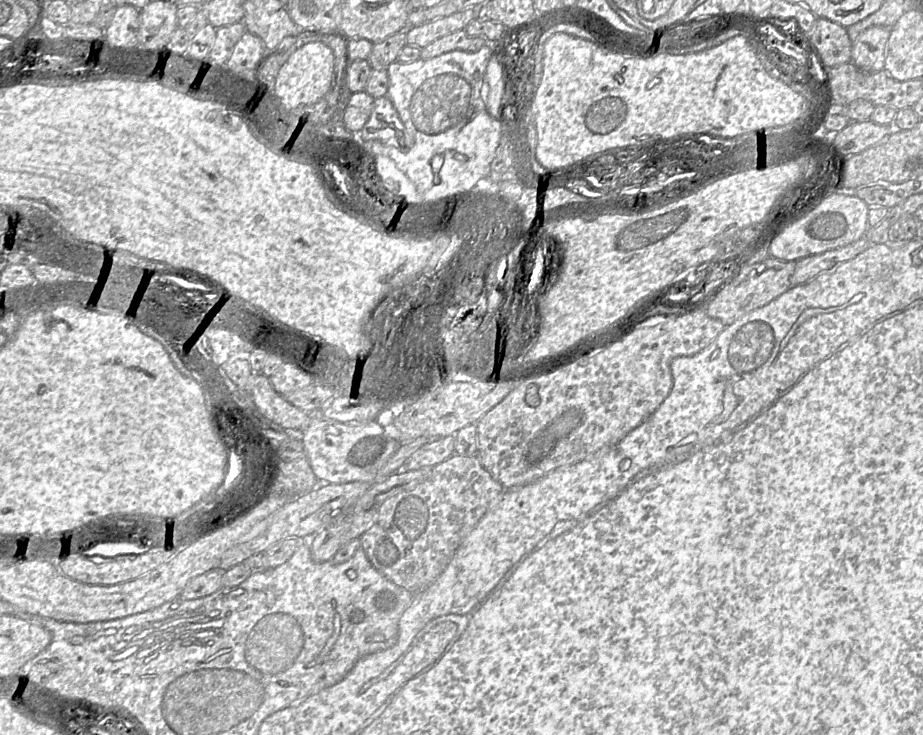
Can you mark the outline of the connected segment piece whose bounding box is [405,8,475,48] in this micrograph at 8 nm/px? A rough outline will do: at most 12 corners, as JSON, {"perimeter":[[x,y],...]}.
{"perimeter":[[467,8],[405,30],[406,43],[424,48],[475,19]]}

